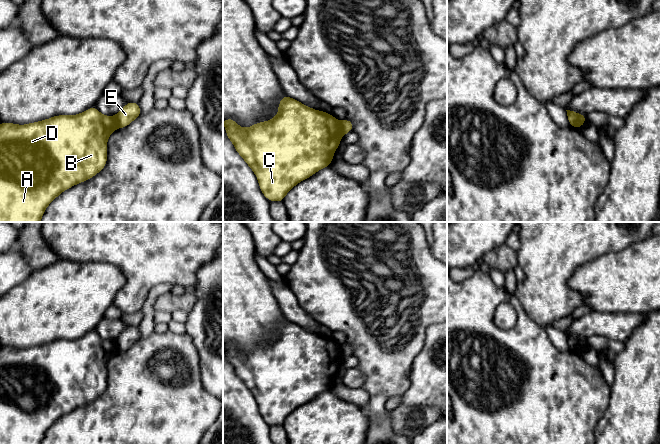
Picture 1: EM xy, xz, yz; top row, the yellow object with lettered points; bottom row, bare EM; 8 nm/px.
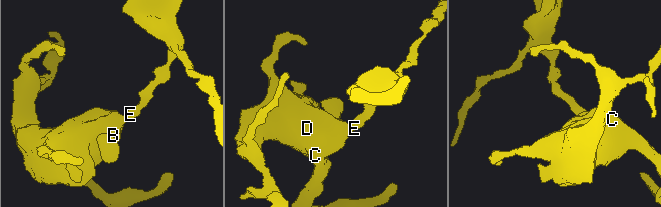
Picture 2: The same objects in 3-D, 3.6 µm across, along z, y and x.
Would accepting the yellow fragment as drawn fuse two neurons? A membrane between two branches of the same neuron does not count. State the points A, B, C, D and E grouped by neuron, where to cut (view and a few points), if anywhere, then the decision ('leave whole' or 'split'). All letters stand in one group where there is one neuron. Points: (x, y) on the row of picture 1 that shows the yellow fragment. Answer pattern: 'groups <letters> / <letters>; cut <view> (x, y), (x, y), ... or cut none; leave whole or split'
groups A B C D / E; cut xz (339, 122), (342, 133); split

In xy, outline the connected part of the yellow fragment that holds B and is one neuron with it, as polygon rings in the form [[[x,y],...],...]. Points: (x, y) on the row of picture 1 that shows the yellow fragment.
[[[95,106],[78,115],[57,115],[46,120],[25,125],[2,122],[0,125],[0,222],[40,222],[47,206],[63,191],[94,177],[106,166],[107,140],[117,128],[115,117],[101,114]]]

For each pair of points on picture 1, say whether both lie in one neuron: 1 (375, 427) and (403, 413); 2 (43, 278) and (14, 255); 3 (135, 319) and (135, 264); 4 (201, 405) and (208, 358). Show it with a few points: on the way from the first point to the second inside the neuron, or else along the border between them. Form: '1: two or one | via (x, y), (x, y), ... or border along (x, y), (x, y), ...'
1: two | border along (390, 412), (392, 427), (399, 433)
2: two | border along (32, 271), (14, 287)
3: two | border along (141, 309), (124, 314)
4: two | border along (199, 365), (200, 381), (212, 395)

